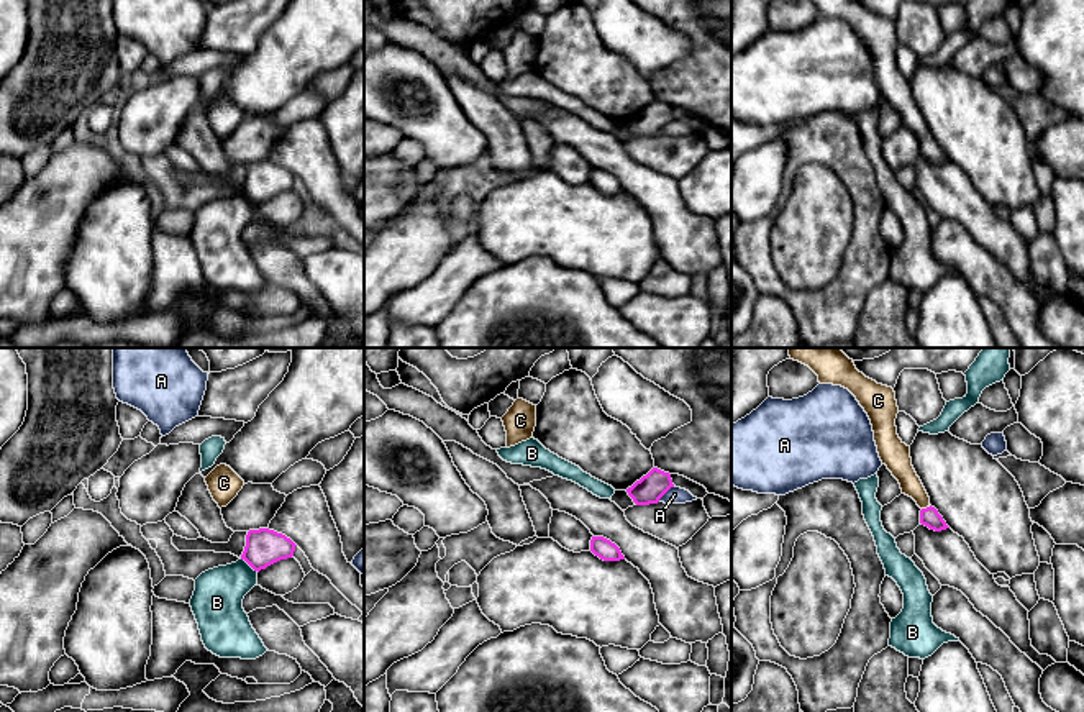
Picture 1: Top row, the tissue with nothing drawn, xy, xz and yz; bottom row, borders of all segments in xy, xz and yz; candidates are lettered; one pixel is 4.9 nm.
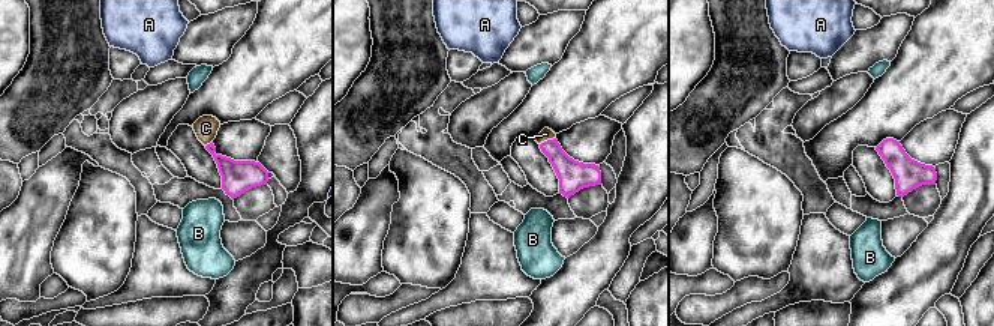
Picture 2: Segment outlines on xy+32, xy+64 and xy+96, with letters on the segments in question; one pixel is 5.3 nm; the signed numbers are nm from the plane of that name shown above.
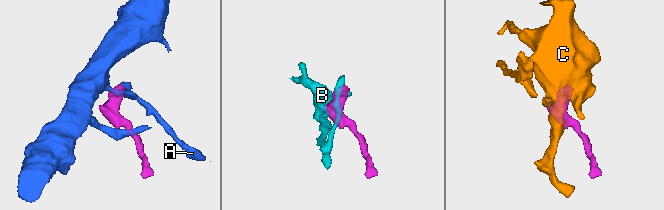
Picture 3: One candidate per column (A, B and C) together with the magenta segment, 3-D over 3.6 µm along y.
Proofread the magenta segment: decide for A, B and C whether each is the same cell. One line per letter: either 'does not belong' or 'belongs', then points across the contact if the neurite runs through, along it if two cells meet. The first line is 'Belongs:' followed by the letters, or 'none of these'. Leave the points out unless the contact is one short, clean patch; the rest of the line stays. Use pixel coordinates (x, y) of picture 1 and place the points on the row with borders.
Belongs: C
A: does not belong | along xz (674, 486), (658, 501)
B: does not belong | along xy (240, 558), (258, 571)
C: belongs | across yz (929, 517), (927, 507), (899, 465)

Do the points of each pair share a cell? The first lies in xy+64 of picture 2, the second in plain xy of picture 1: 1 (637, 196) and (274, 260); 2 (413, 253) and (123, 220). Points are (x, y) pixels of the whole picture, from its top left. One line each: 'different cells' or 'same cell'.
1: different cells
2: same cell

